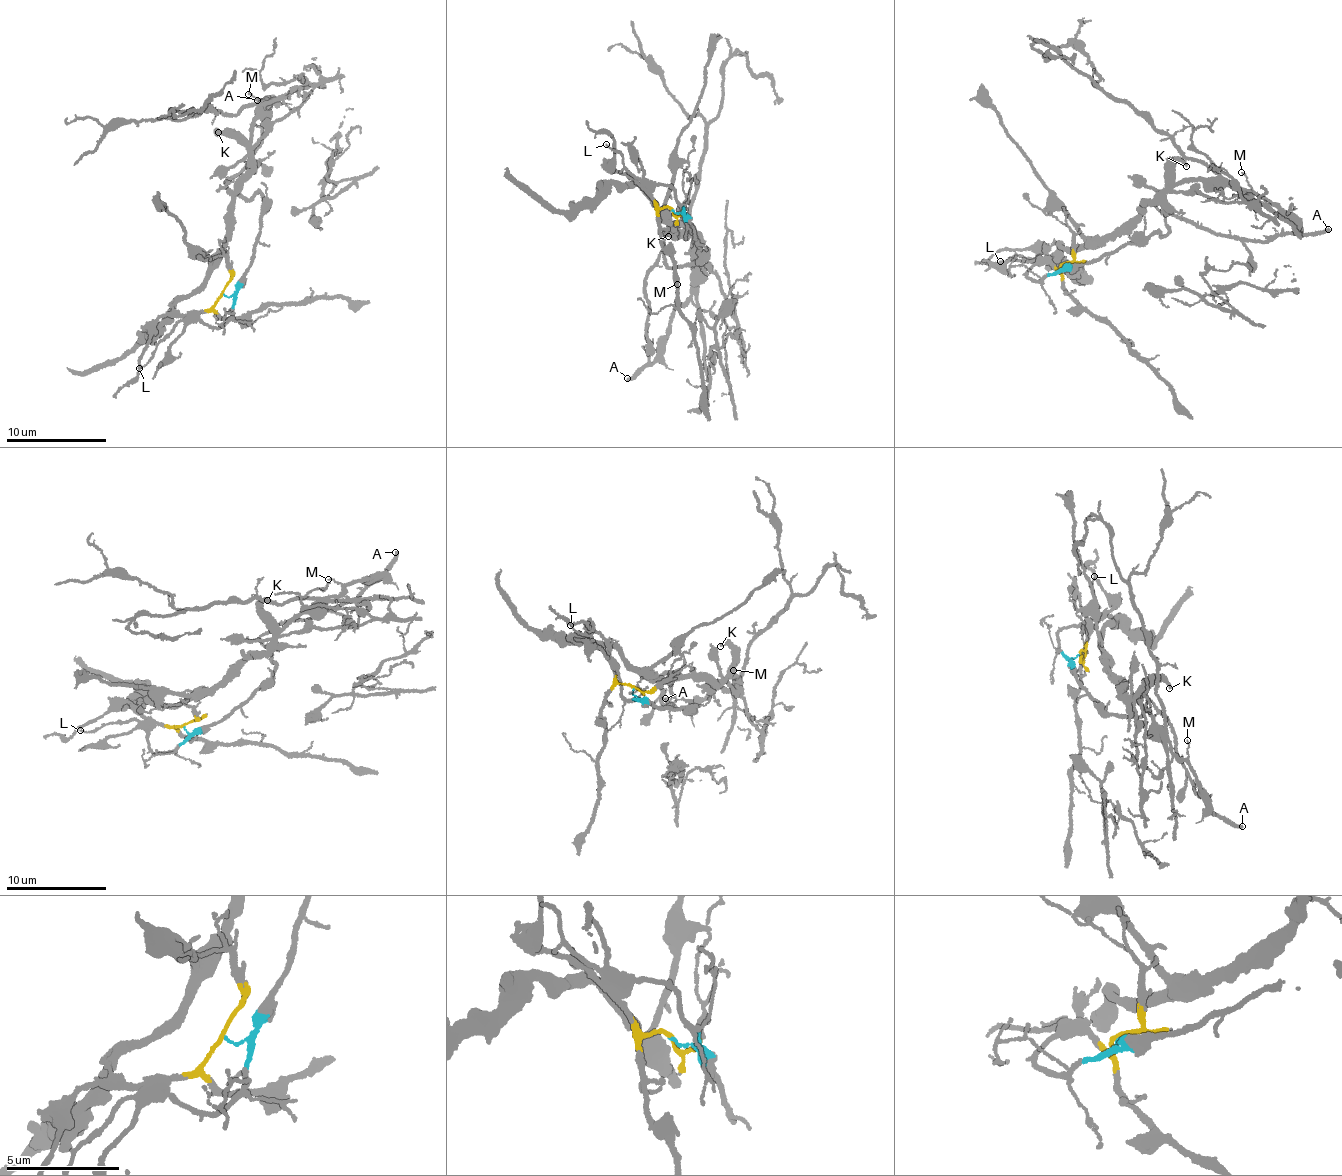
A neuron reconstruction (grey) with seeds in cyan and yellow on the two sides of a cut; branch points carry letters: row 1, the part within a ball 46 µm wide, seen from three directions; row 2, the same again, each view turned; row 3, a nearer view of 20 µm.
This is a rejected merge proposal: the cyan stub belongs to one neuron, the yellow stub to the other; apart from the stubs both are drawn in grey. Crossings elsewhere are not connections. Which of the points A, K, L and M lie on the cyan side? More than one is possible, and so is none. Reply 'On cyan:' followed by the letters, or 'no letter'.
On cyan: A, L, M

